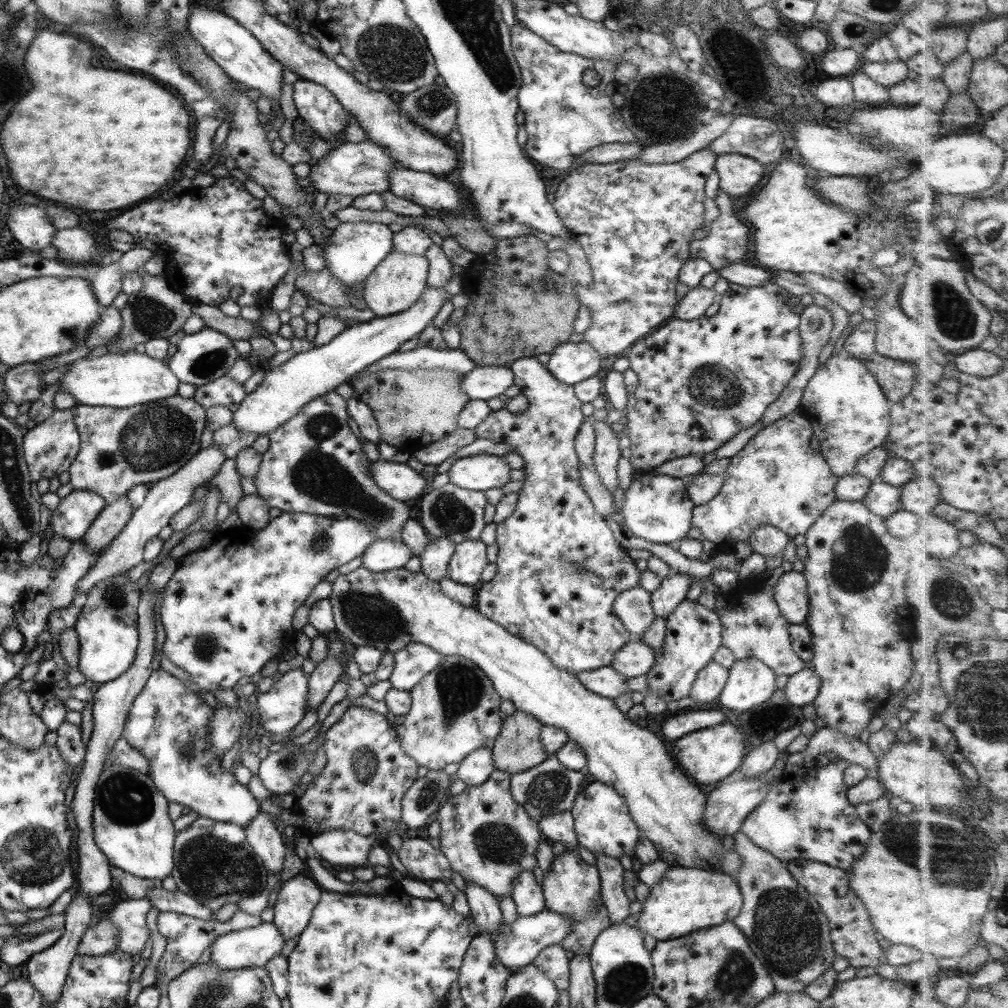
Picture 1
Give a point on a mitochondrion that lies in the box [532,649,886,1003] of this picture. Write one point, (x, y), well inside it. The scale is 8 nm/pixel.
(787, 930)

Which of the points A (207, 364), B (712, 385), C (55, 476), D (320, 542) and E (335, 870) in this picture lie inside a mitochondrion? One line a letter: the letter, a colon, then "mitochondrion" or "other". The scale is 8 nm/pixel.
A: mitochondrion
B: mitochondrion
C: other
D: mitochondrion
E: other

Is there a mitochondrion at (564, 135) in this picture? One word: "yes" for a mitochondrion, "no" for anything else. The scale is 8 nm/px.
no

